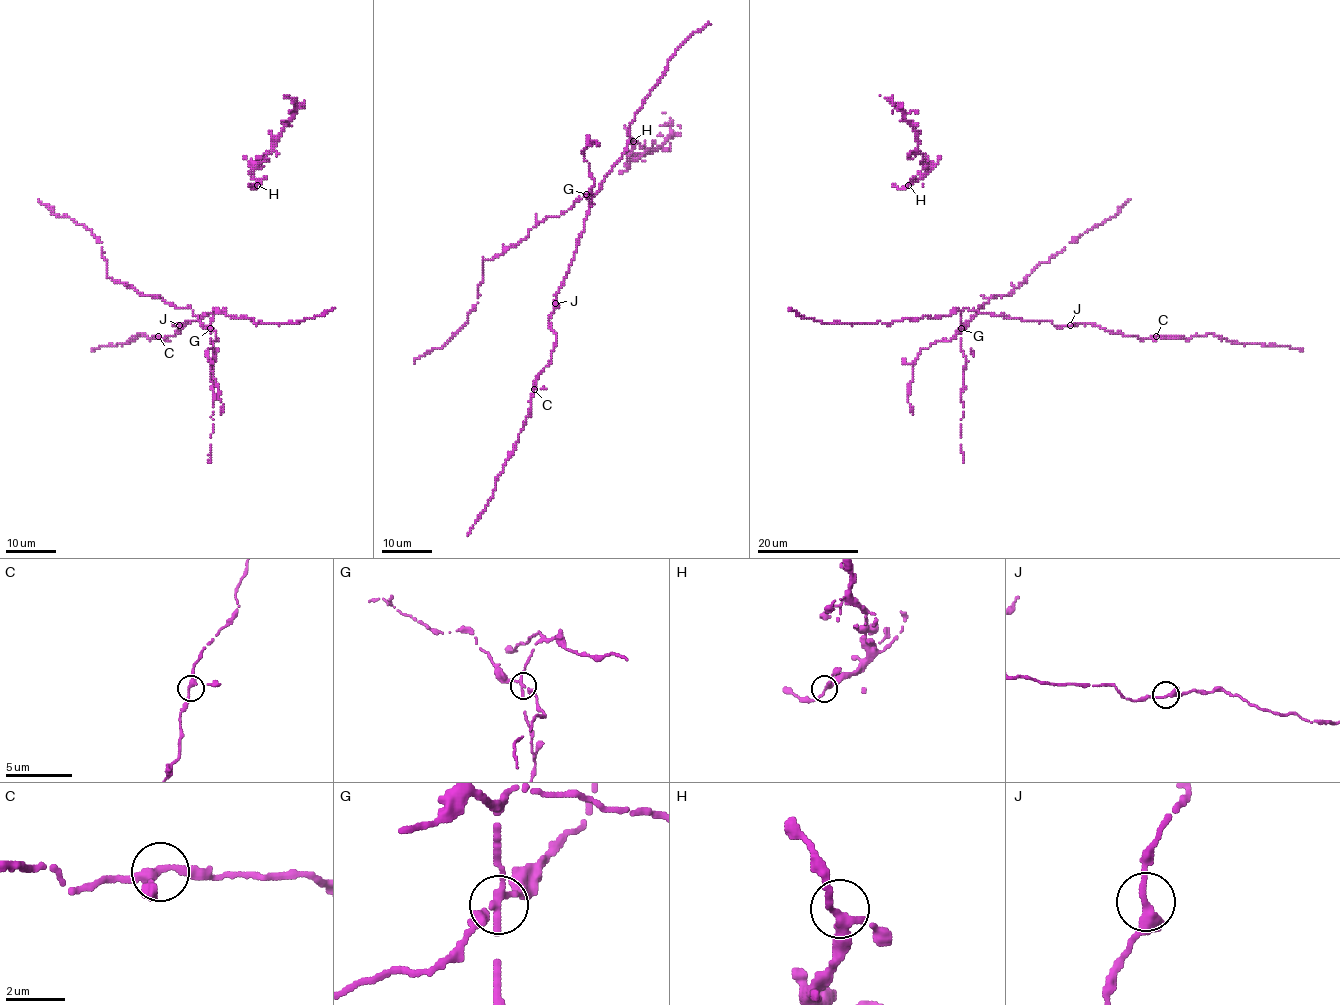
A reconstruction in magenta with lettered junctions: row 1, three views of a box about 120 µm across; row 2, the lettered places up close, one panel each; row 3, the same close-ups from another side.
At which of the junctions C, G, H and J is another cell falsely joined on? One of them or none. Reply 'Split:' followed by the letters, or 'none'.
Split: G

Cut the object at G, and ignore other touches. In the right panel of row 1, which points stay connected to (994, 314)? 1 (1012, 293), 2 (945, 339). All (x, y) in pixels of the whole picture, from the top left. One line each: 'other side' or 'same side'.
1: other side
2: other side

